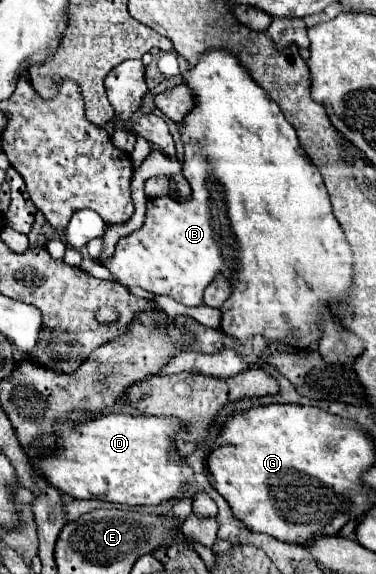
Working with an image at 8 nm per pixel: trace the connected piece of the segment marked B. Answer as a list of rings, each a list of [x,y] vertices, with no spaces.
[[[208,51],[202,55],[200,63],[196,67],[190,67],[184,73],[186,85],[192,87],[192,91],[196,93],[196,107],[192,109],[192,113],[184,119],[182,123],[182,141],[184,141],[184,177],[190,183],[190,197],[186,201],[180,199],[170,199],[168,195],[160,195],[160,197],[152,197],[146,203],[146,219],[144,225],[140,229],[136,229],[130,235],[124,235],[118,243],[116,243],[116,255],[112,257],[112,261],[106,265],[122,285],[128,283],[128,287],[142,287],[146,291],[152,293],[166,293],[170,297],[174,297],[176,301],[188,307],[198,307],[203,304],[204,289],[210,285],[210,281],[214,281],[214,277],[220,273],[224,275],[230,285],[232,285],[232,293],[230,297],[224,301],[224,305],[220,307],[222,311],[222,329],[228,335],[234,335],[238,339],[248,339],[254,335],[262,335],[268,343],[288,343],[292,349],[296,351],[308,351],[308,349],[316,349],[318,341],[322,337],[320,331],[320,317],[322,311],[338,311],[346,305],[346,301],[352,299],[352,281],[350,281],[350,249],[346,245],[346,237],[342,227],[338,225],[334,213],[332,213],[332,205],[328,199],[328,191],[324,187],[322,175],[320,171],[308,161],[308,157],[304,157],[304,149],[298,143],[296,131],[294,127],[284,119],[280,107],[268,97],[268,93],[264,93],[264,89],[260,89],[260,85],[256,85],[250,77],[250,73],[236,61],[236,55],[228,53],[228,51]]]

